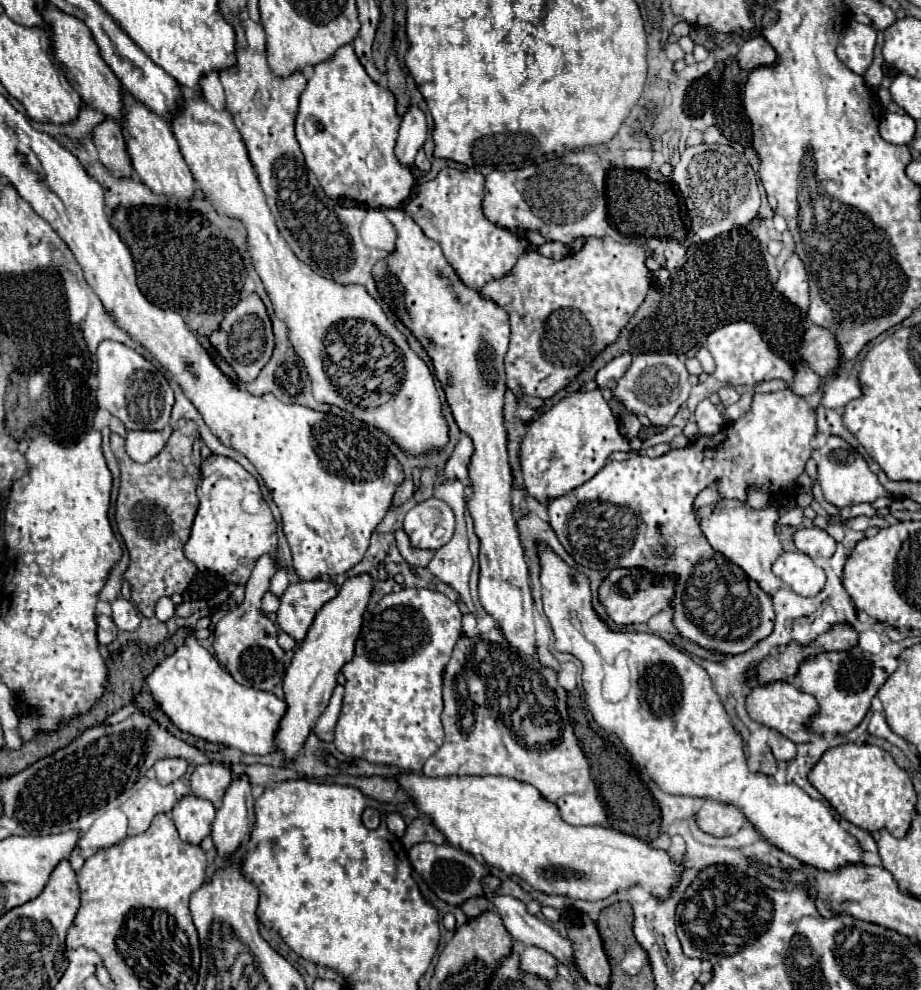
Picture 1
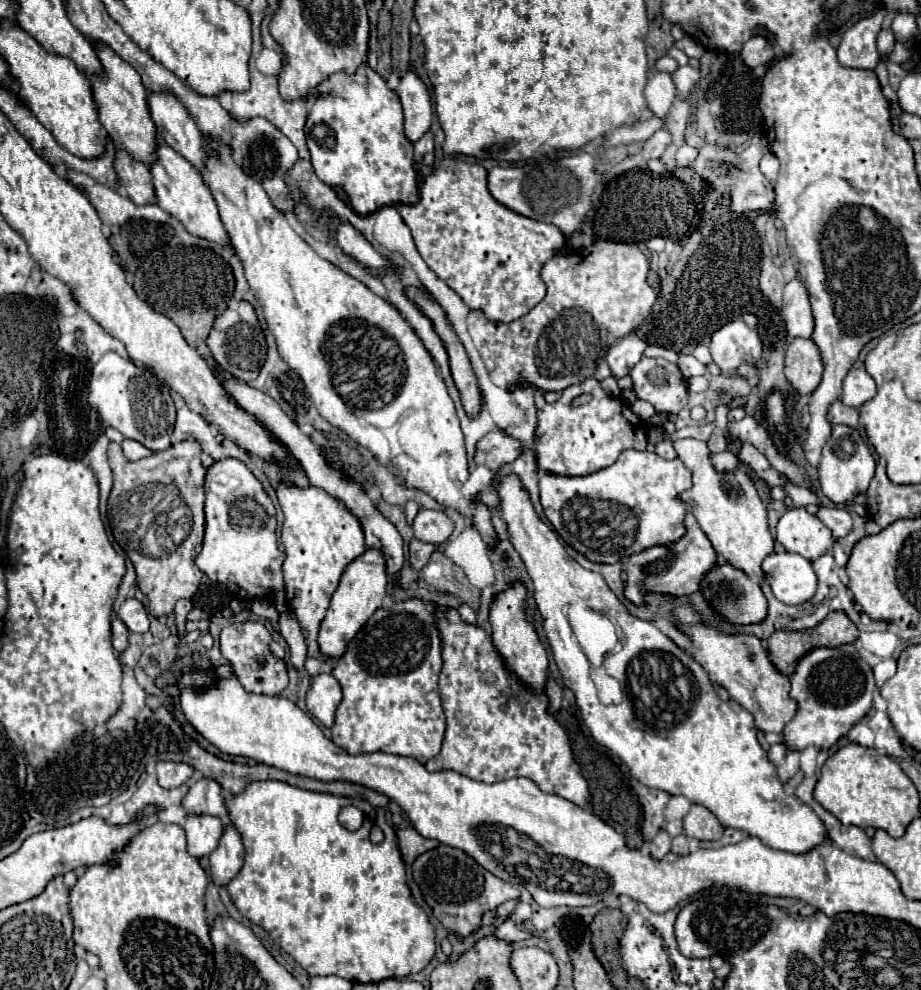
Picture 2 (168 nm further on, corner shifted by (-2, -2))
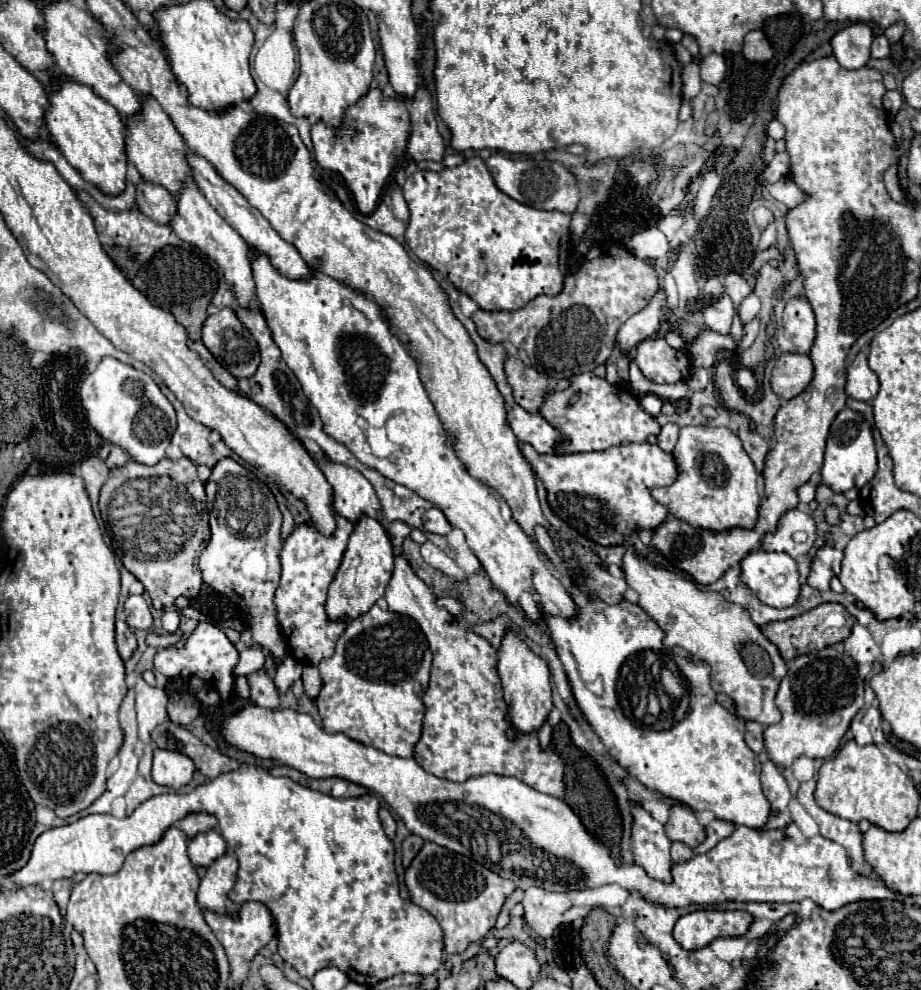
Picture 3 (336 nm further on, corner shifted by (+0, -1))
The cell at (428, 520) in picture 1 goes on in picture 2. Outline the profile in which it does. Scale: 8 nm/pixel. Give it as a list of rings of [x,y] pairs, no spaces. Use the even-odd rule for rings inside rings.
[[[419,509],[415,521],[413,521],[413,531],[415,537],[433,545],[445,543],[451,533],[453,533],[453,521],[443,513],[443,511],[427,511]]]

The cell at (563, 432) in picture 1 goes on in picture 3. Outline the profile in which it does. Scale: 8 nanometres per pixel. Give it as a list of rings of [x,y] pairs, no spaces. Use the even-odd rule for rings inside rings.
[[[593,372],[579,374],[571,380],[569,388],[563,392],[545,394],[545,406],[541,406],[541,416],[561,430],[561,446],[555,454],[575,454],[575,452],[601,452],[627,442],[647,442],[651,434],[659,434],[661,426],[653,416],[643,412],[639,400],[625,388],[609,384],[597,378]]]

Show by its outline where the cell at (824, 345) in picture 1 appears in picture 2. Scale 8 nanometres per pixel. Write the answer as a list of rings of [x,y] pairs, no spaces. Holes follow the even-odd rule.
[[[793,339],[785,351],[785,377],[799,395],[815,391],[821,383],[823,361],[811,339]]]

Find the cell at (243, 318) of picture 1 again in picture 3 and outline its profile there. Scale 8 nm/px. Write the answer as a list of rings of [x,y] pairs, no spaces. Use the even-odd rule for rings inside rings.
[[[223,308],[217,314],[211,314],[203,324],[203,344],[209,352],[225,366],[235,378],[251,378],[259,366],[259,346],[253,334],[243,326],[233,308]]]

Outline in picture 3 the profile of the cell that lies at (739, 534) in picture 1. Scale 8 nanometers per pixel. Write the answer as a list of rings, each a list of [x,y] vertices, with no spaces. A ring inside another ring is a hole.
[[[685,426],[679,432],[679,442],[673,450],[679,476],[667,488],[655,488],[653,498],[667,506],[669,512],[691,526],[725,532],[733,528],[751,530],[759,518],[761,494],[757,472],[751,458],[745,454],[741,440],[727,428]]]

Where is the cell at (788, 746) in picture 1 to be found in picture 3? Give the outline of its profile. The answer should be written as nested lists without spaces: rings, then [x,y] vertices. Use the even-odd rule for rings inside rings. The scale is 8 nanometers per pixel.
[[[767,760],[763,764],[763,772],[761,772],[761,786],[763,786],[763,794],[769,798],[771,806],[777,812],[777,816],[769,818],[767,828],[785,828],[787,824],[791,824],[791,816],[787,810],[791,794],[787,788],[787,780],[783,776],[783,768],[779,768],[775,762]]]

